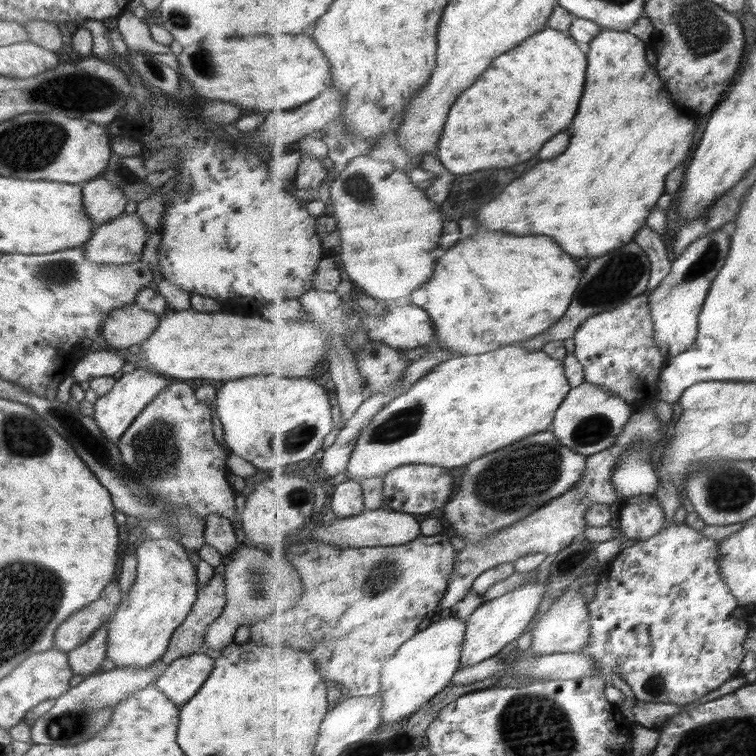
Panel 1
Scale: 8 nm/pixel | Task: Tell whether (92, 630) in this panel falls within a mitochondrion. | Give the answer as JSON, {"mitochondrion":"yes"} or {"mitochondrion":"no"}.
{"mitochondrion":"no"}

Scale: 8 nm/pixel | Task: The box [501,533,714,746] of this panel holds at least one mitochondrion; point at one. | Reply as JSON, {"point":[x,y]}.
{"point":[656,683]}

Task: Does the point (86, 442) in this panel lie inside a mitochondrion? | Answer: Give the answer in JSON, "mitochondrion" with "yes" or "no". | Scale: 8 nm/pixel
{"mitochondrion":"yes"}

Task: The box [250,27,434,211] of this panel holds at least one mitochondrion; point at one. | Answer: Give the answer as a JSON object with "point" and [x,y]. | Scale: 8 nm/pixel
{"point":[359,187]}

